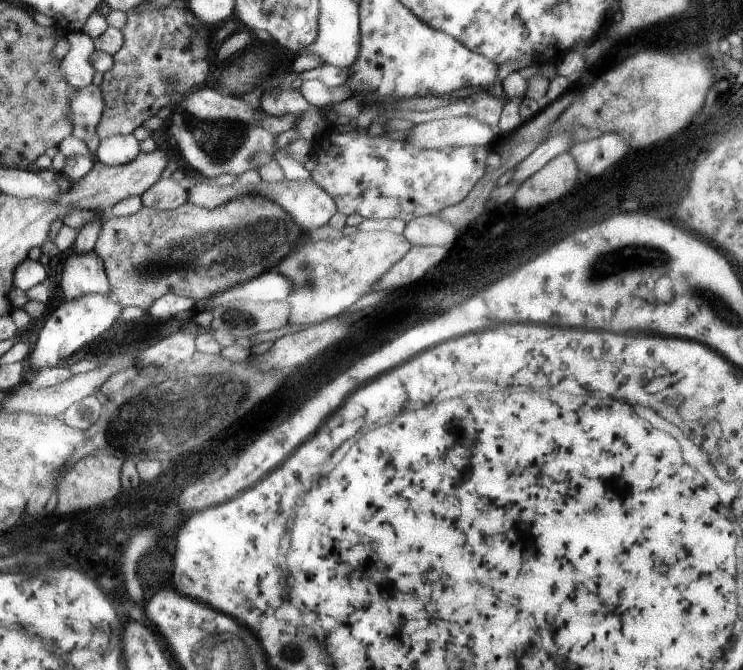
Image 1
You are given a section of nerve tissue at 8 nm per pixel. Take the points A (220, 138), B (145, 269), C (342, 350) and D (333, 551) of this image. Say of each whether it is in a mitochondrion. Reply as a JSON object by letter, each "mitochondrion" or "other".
{"A":"mitochondrion","B":"mitochondrion","C":"other","D":"other"}

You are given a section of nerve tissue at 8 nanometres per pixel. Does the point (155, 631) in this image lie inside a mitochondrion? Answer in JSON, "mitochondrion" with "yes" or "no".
{"mitochondrion":"no"}

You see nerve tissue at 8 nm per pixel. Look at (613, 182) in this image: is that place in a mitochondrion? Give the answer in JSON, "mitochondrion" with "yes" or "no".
{"mitochondrion":"no"}

